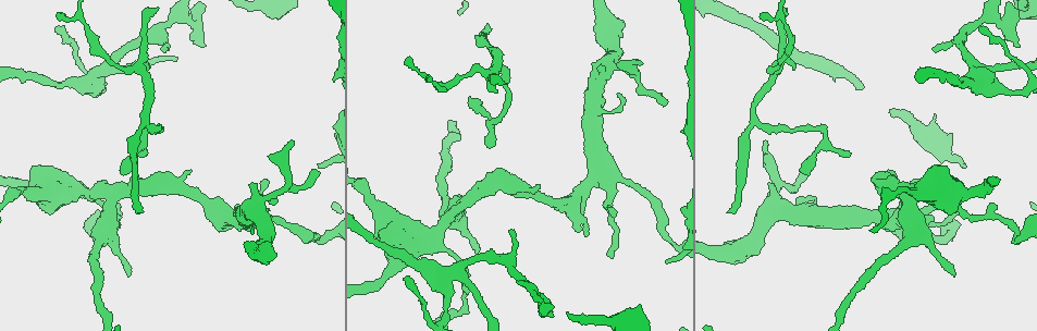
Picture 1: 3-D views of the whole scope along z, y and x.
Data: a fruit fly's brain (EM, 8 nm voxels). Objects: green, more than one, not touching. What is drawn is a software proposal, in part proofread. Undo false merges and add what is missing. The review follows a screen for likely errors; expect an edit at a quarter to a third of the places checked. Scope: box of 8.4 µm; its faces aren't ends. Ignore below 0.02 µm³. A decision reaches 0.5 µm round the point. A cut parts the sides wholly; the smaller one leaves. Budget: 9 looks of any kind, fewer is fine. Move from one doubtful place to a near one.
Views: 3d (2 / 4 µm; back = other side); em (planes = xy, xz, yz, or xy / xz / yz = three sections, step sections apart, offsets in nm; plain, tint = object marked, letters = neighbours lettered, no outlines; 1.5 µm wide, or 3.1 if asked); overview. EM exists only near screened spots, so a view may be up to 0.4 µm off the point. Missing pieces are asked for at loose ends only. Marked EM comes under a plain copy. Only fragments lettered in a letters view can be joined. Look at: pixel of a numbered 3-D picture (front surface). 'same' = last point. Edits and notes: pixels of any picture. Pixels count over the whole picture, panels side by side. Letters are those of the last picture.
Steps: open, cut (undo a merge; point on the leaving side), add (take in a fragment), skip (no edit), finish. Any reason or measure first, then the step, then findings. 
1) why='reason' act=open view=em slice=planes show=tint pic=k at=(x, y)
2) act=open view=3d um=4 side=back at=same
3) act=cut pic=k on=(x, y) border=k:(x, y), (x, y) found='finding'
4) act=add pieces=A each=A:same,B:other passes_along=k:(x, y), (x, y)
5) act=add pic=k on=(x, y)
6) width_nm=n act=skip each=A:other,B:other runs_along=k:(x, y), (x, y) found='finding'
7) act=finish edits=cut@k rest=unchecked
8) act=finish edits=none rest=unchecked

why='thin end' act=open view=em slice=yz step=4 show=letters pic=1 at=(964, 167)

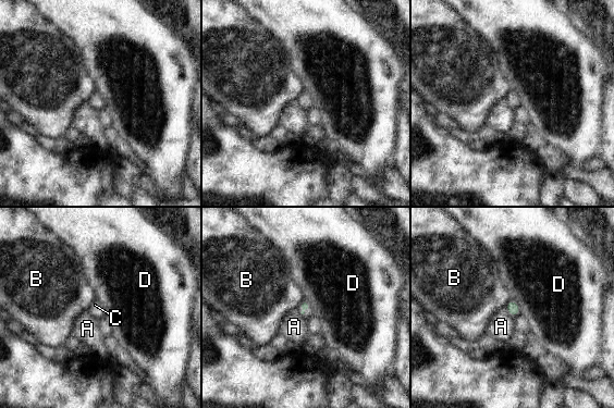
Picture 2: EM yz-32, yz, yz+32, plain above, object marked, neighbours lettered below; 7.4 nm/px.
act=open view=em slice=planes show=letters at=same

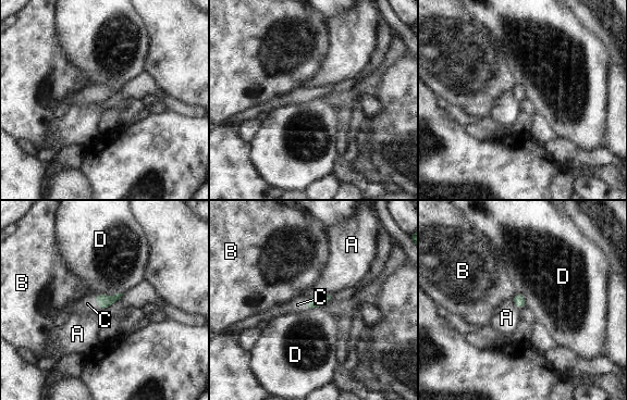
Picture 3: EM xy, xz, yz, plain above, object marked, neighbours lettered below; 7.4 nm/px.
act=add pieces=C each=A:other,B:other,C:same,D:other passes_along=3:(103, 301), (98, 303), (87, 303) found='the cell continues'

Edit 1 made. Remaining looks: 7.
why='redraw' act=open view=overview

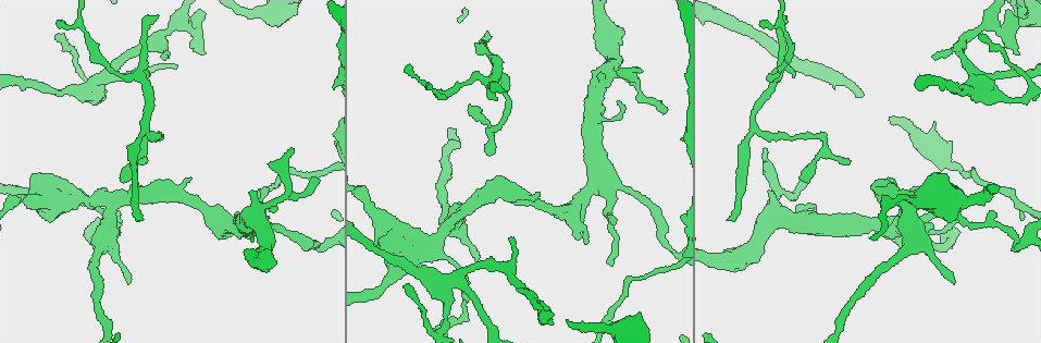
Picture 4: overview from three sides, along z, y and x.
act=open view=3d um=4 pic=4 at=(204, 54)

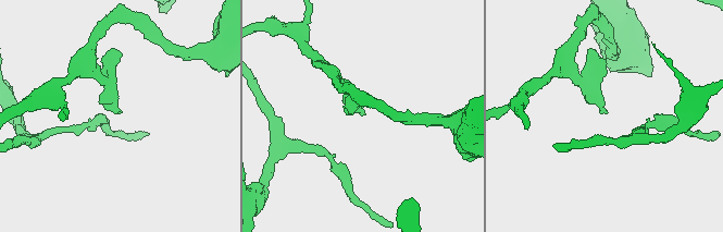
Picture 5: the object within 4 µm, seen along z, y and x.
why='shape alone is not enough' act=open view=em slice=planes show=letters pic=5 at=(362, 113)

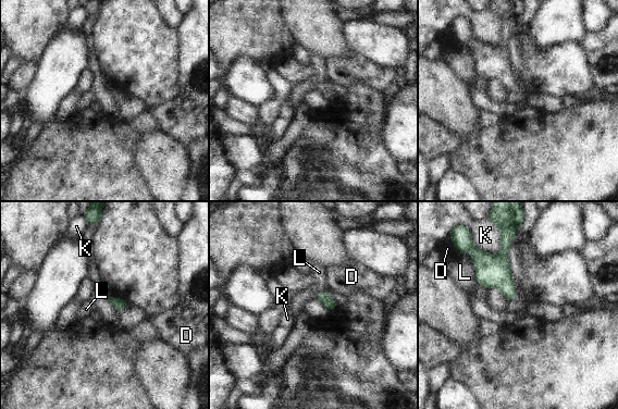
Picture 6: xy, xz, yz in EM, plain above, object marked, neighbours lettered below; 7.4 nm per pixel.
act=skip each=D:other,K:other,L:other border=6:(471, 258), (474, 277), (479, 284) found='none of them fits'

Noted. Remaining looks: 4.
why='sharp bend' act=open view=em slice=xz step=8 show=letters pic=4 at=(495, 127)

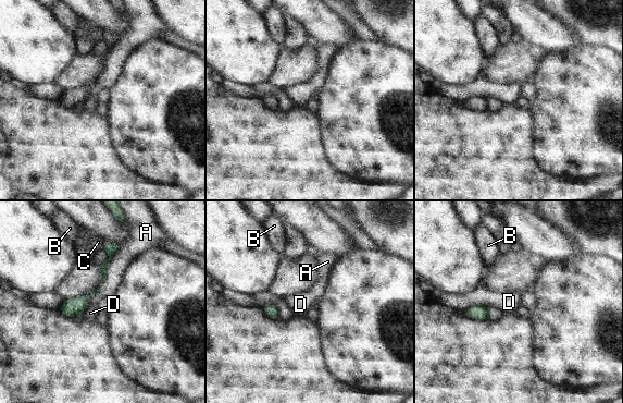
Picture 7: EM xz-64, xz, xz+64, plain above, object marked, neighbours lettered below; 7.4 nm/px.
act=open view=em slice=planes show=letters at=same

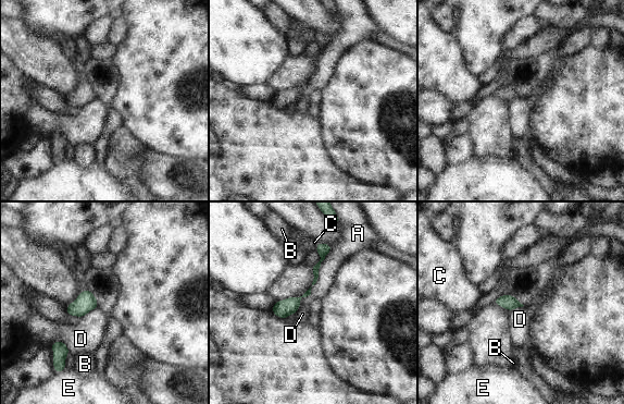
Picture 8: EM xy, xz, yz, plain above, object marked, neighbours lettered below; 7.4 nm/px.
act=skip each=A:other,B:other,C:other,D:other,E:other border=8:(310, 294), (301, 298), (294, 315) found='continuous, no second cell'

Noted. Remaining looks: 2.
act=finish edits=add@3 rest=unchecked

